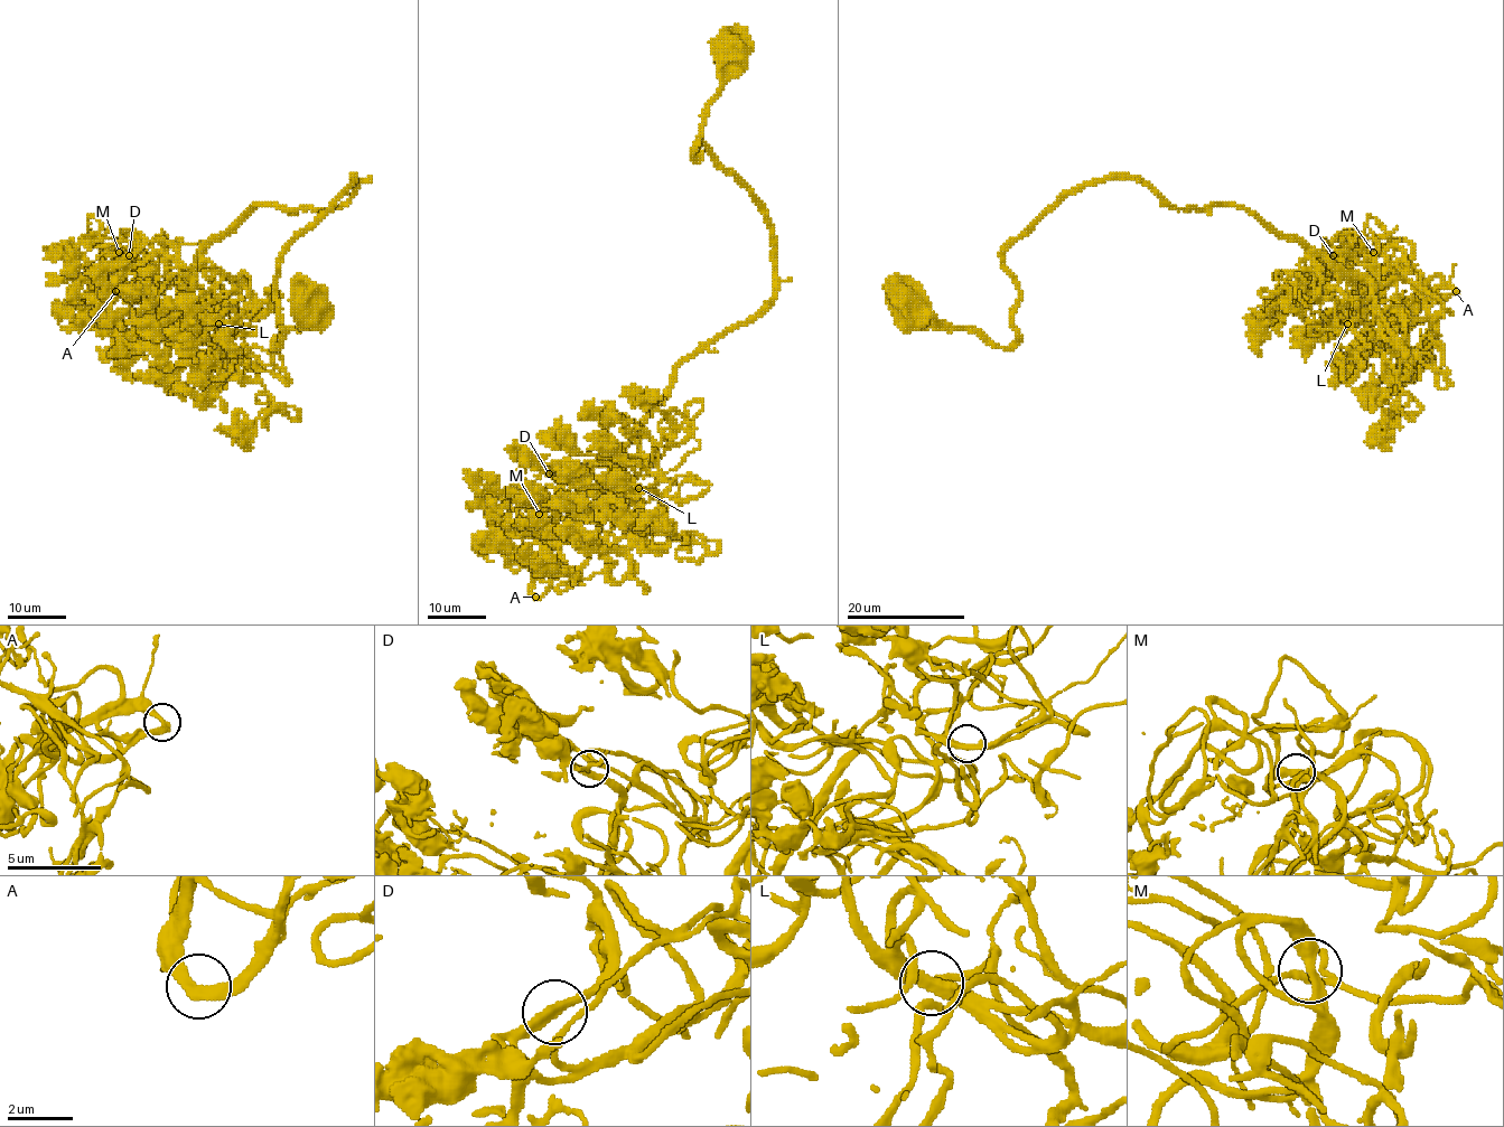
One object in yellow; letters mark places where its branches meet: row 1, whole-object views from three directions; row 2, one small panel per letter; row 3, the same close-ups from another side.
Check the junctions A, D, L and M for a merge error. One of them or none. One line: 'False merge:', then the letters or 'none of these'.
False merge: none of these

